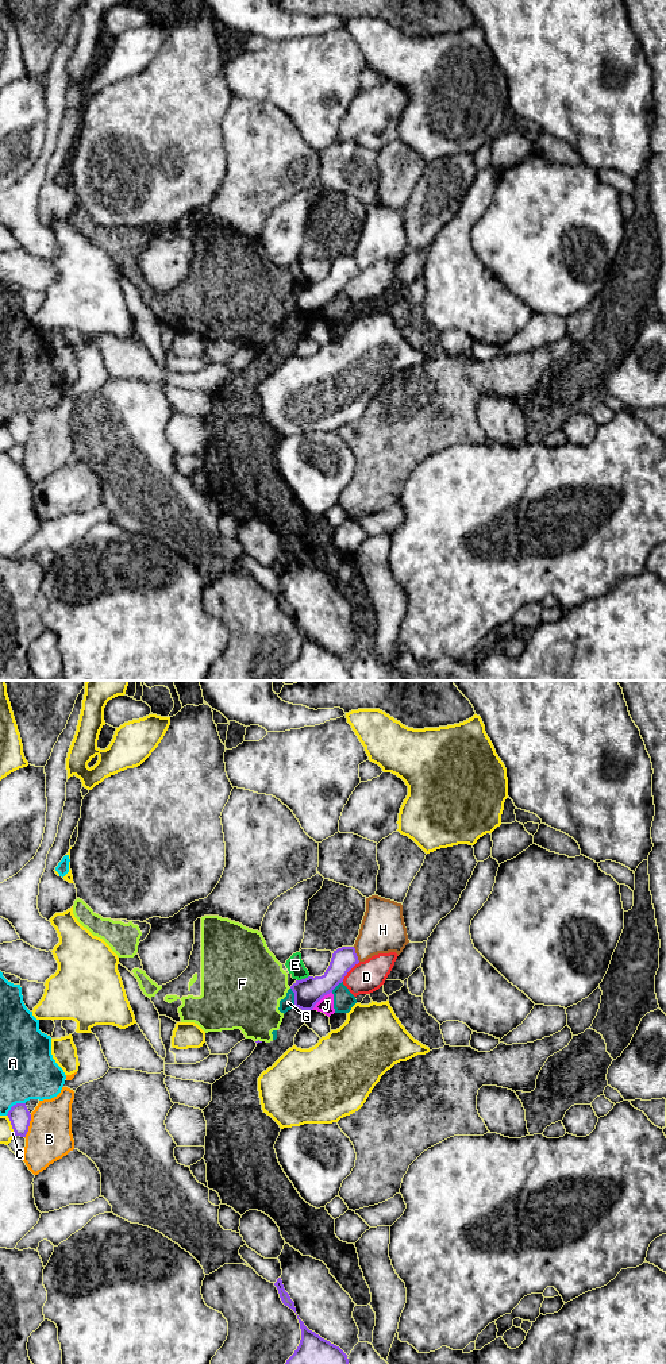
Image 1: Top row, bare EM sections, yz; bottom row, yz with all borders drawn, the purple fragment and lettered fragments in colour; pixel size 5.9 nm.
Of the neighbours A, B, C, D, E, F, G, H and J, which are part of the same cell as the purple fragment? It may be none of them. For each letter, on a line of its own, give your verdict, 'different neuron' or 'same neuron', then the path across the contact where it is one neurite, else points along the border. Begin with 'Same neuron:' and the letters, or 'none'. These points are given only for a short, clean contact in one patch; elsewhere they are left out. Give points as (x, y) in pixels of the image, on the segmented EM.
Same neuron: none
A: different neuron
B: different neuron
C: different neuron
D: different neuron
E: different neuron; border along yz (308, 975), (297, 981)
F: different neuron
G: different neuron
H: different neuron
J: different neuron; border along yz (331, 991), (311, 1009)

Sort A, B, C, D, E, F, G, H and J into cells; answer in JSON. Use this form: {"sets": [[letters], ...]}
{"sets": [["A"], ["B"], ["C"], ["D"], ["E", "F", "G", "J"], ["H"]]}

